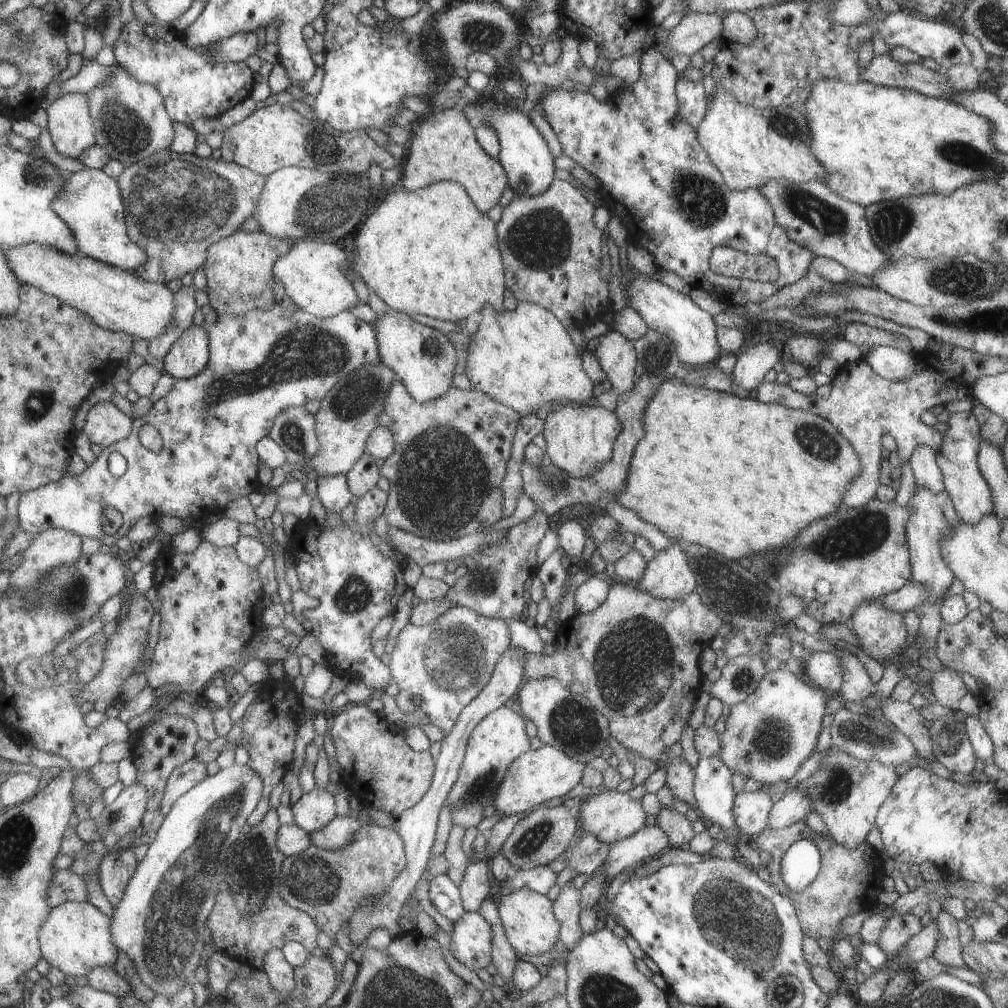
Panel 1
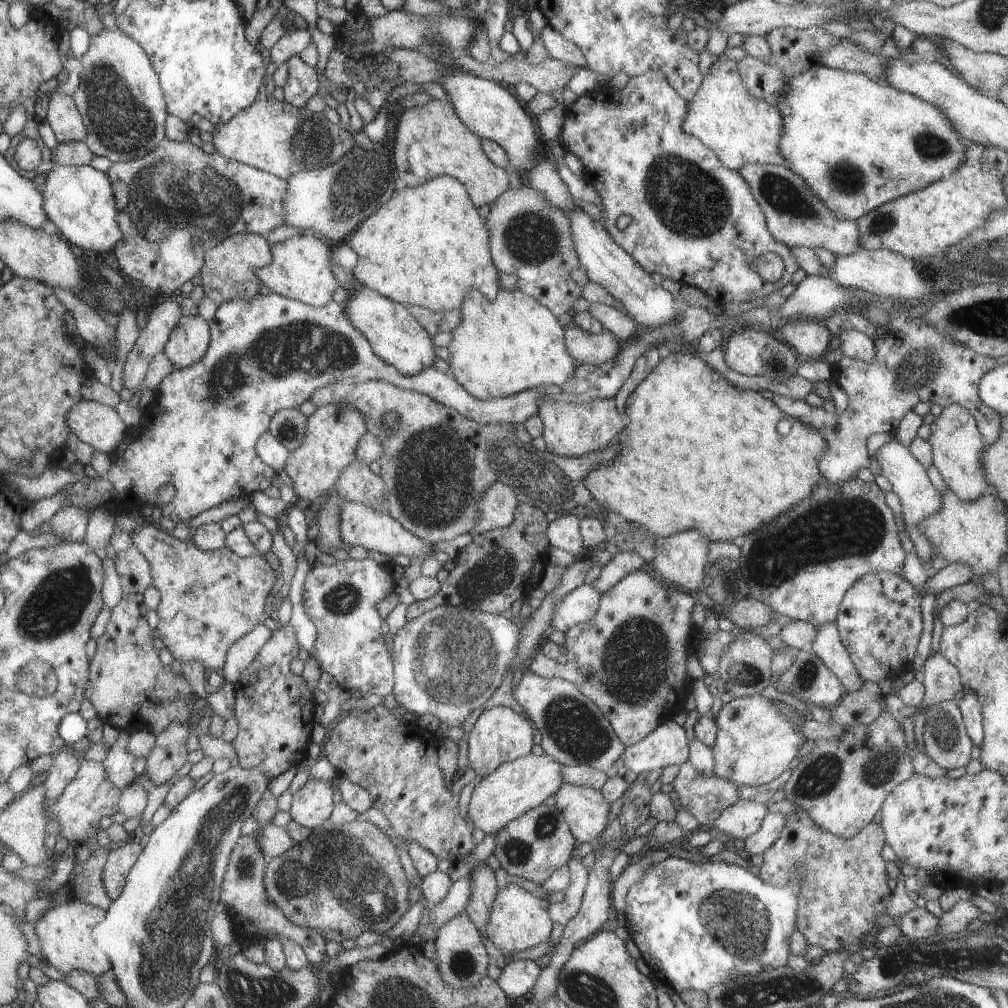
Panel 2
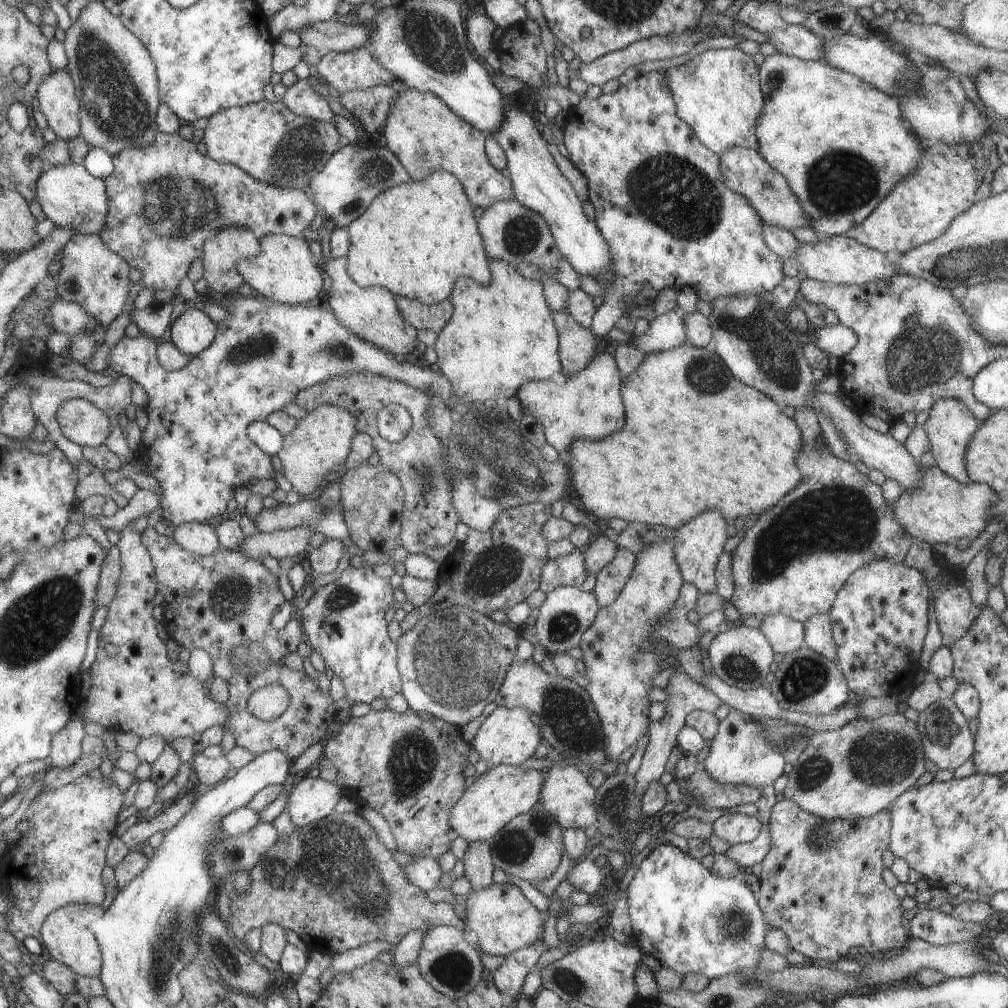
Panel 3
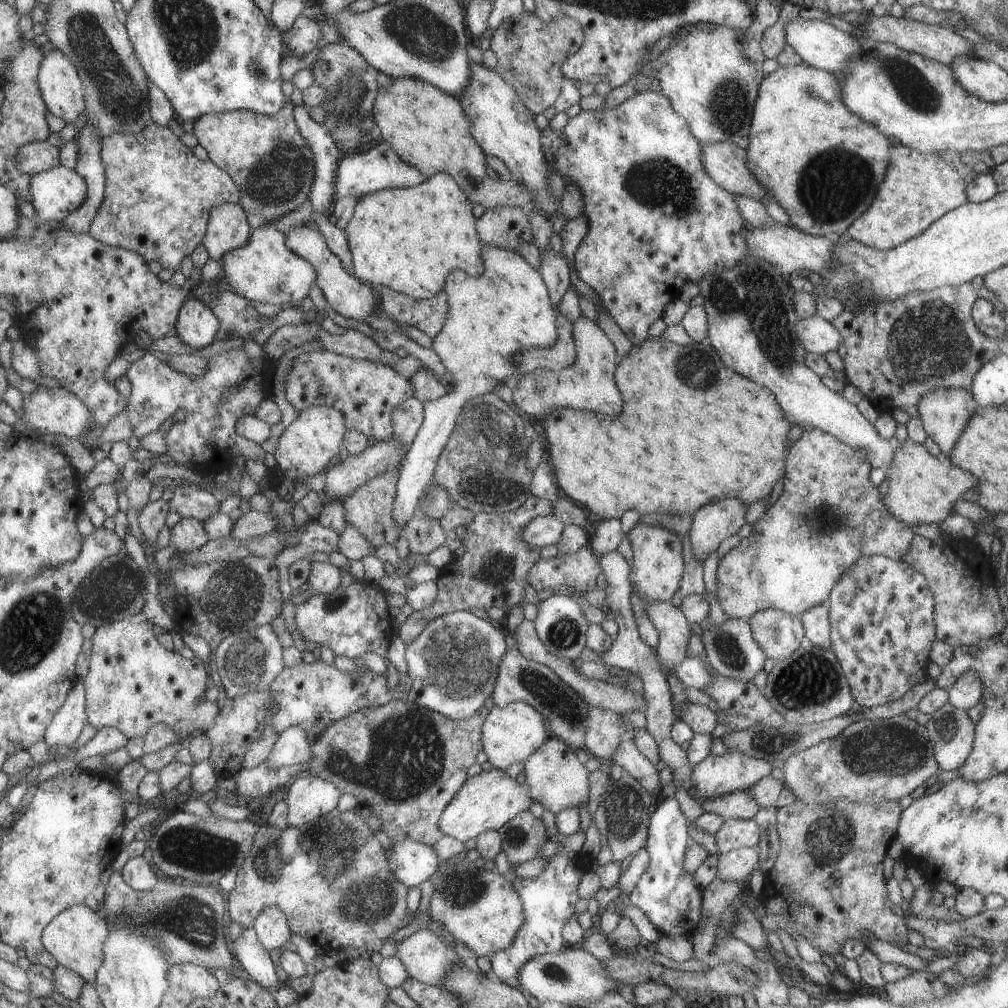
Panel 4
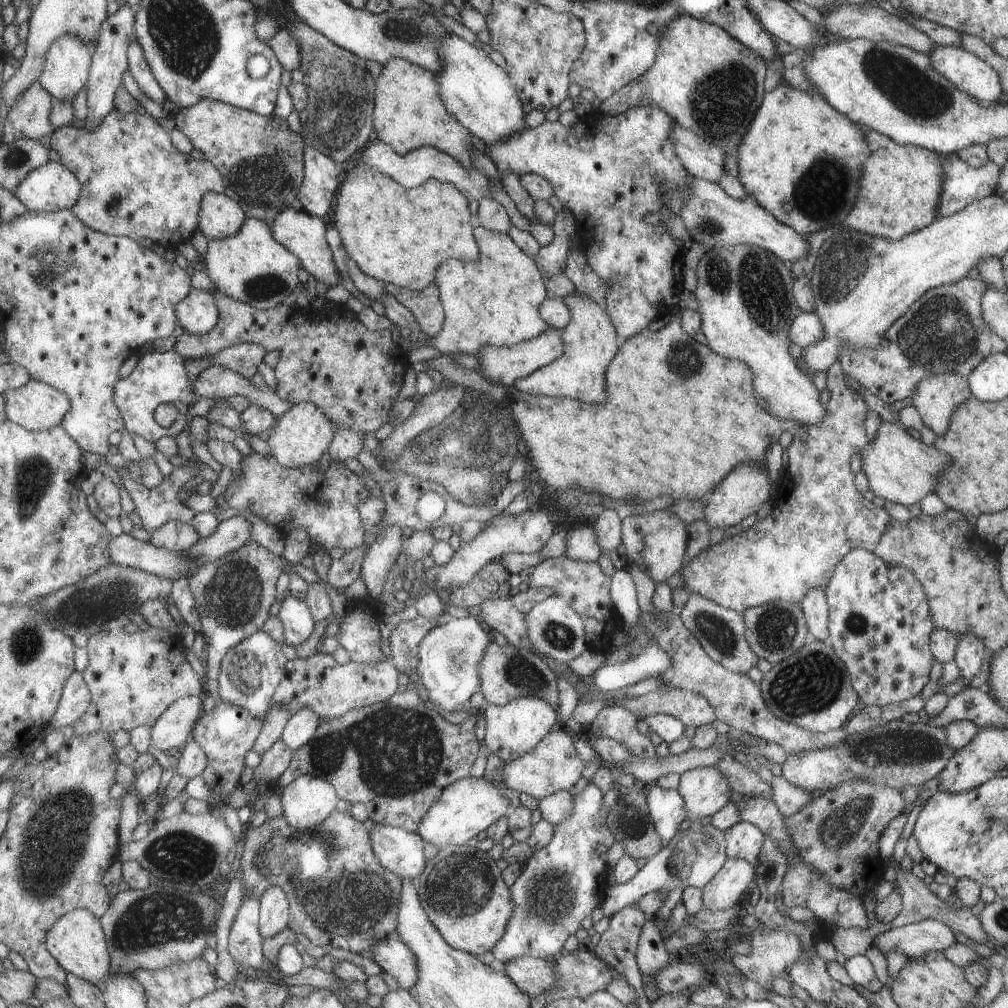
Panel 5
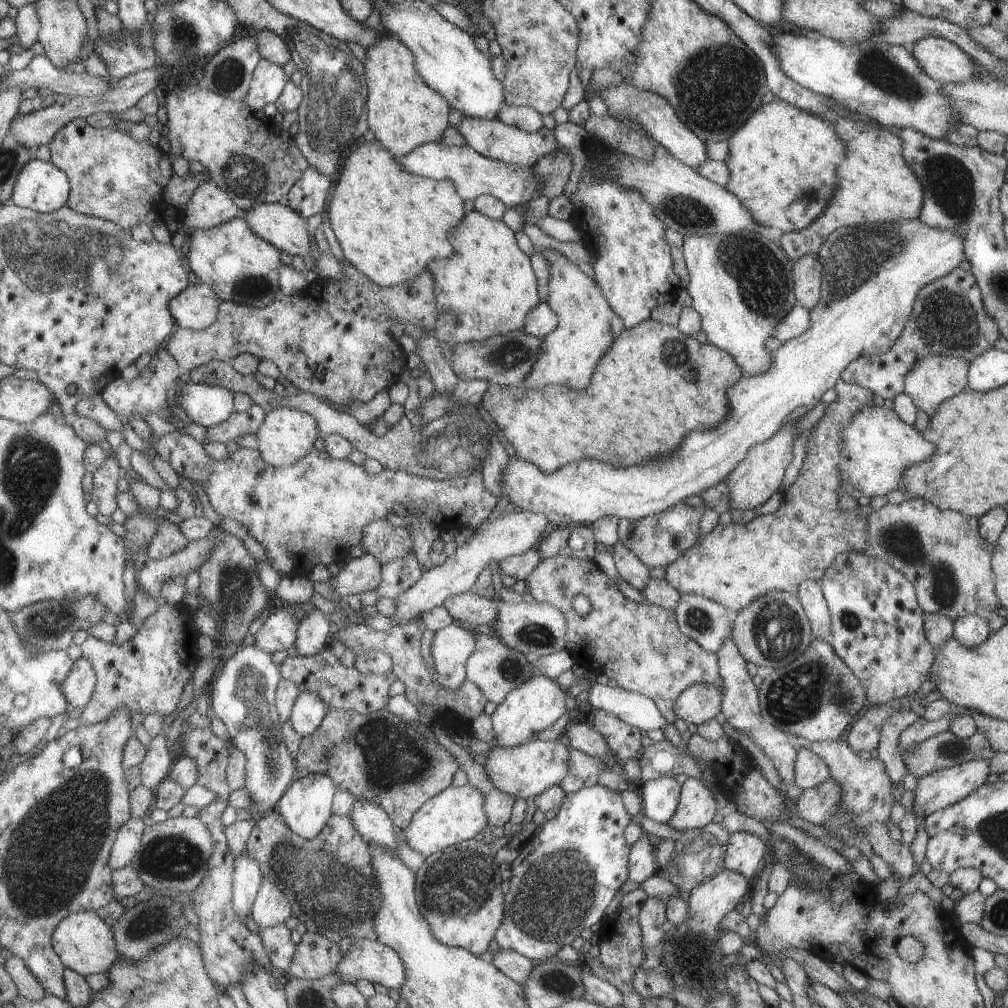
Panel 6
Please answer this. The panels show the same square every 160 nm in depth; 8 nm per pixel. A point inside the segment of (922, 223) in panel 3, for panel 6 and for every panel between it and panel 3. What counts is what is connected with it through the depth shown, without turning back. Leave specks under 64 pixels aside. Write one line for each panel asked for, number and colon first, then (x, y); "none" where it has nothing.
4: (918, 188)
5: (900, 185)
6: (873, 184)

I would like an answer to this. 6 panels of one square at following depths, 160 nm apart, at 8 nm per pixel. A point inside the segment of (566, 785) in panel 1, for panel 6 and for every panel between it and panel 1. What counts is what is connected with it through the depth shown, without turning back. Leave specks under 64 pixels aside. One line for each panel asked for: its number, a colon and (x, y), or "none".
2: (516, 786)
3: (498, 794)
4: (486, 801)
5: (467, 806)
6: (454, 815)

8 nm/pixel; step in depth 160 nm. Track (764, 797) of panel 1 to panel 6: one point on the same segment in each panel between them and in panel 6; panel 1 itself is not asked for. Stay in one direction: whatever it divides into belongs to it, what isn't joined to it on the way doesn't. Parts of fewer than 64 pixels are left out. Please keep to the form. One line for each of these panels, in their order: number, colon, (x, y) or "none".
2: (738, 821)
3: (738, 826)
4: (734, 834)
5: (743, 841)
6: (744, 851)

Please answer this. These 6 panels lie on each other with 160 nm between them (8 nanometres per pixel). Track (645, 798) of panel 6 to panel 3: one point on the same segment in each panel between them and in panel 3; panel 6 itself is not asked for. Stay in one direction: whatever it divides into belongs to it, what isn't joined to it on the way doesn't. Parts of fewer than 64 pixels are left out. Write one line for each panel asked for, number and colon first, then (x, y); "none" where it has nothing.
3: (682, 916)
4: (665, 895)
5: (665, 807)

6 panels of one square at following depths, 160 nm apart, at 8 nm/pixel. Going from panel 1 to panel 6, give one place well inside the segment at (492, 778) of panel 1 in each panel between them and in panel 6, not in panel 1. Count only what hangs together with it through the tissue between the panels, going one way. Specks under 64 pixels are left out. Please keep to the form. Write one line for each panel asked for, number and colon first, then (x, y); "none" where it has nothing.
2: (498, 734)
3: (507, 737)
4: (510, 734)
5: (512, 729)
6: (533, 705)

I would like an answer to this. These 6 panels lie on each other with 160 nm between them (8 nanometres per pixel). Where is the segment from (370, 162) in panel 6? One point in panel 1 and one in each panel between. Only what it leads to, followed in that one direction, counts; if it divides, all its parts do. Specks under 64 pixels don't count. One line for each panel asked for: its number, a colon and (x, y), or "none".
1: (430, 251)
2: (426, 246)
3: (415, 239)
4: (407, 238)
5: (398, 236)

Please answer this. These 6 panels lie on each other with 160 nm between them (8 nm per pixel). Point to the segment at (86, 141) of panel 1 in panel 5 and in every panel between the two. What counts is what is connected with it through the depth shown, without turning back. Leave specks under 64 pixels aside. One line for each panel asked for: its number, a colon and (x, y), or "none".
2: (64, 116)
3: (58, 98)
4: (63, 90)
5: (67, 67)

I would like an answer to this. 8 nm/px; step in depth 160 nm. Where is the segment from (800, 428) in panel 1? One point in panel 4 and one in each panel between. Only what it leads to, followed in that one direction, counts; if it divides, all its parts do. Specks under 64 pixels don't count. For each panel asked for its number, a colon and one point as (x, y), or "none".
2: (689, 459)
3: (696, 439)
4: (675, 446)

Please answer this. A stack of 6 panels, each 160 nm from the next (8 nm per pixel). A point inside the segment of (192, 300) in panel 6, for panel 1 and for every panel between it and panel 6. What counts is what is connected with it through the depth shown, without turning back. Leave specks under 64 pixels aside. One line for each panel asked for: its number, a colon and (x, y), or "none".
1: (187, 356)
2: (188, 340)
3: (192, 332)
4: (197, 324)
5: (197, 312)

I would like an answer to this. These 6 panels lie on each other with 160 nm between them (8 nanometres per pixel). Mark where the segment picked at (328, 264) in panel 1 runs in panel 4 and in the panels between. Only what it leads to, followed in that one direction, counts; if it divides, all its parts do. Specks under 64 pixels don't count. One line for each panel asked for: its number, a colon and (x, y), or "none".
2: (298, 269)
3: (283, 270)
4: (264, 270)

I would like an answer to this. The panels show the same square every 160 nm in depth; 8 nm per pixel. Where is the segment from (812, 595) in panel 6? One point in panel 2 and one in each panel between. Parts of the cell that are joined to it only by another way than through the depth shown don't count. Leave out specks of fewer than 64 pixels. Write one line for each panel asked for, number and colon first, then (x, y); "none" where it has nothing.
2: (827, 645)
3: (818, 637)
4: (815, 619)
5: (813, 604)

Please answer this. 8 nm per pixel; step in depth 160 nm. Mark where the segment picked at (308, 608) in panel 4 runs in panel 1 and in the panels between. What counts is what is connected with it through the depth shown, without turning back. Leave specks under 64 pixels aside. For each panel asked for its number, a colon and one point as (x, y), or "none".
1: (355, 586)
2: (340, 600)
3: (343, 621)

